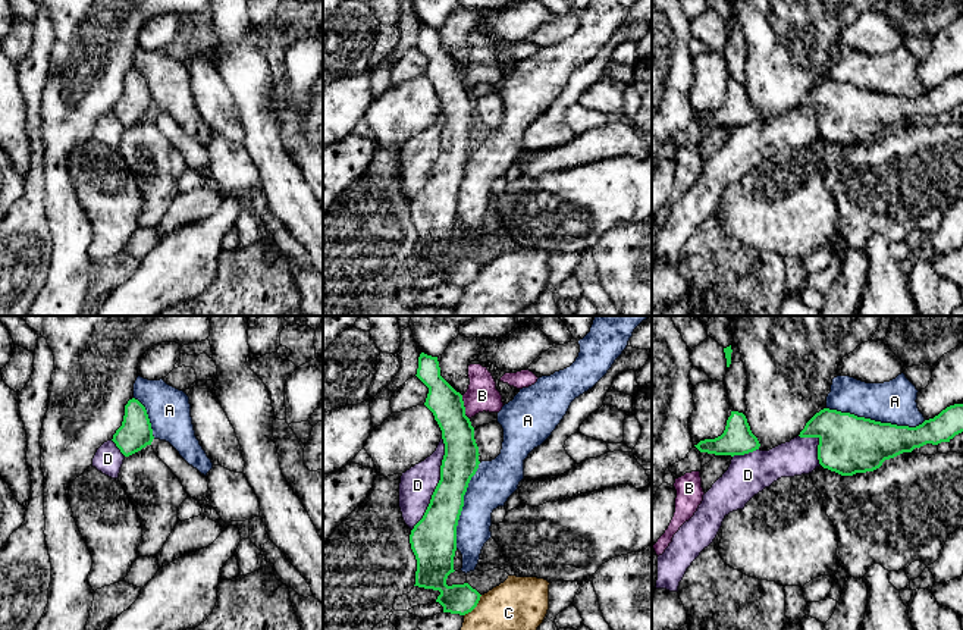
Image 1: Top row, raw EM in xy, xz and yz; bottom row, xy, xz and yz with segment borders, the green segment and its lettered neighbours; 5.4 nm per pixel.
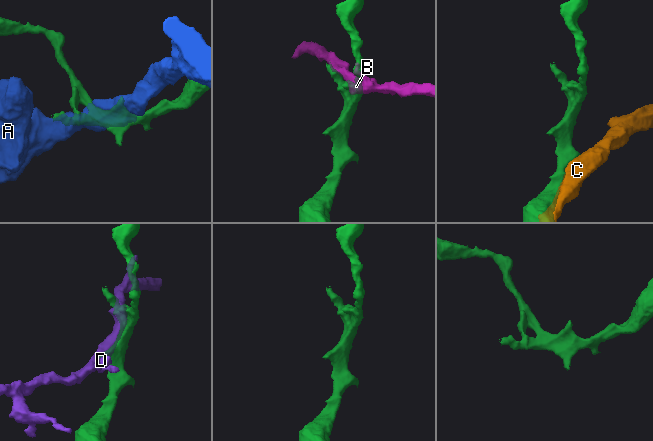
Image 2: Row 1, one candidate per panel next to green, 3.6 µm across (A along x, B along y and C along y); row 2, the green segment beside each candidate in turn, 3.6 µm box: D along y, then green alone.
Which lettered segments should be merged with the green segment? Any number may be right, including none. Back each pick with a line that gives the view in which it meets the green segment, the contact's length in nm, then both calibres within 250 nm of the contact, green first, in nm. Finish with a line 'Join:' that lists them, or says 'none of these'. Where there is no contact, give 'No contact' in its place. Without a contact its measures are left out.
Join: none of these

